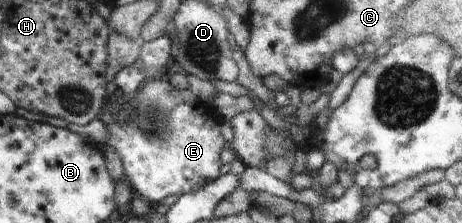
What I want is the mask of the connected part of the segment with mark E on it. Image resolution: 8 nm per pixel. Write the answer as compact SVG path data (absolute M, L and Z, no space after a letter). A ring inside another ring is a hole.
M198 101L178 103L163 118L166 141L160 141L158 133L150 137L144 135L144 131L136 125L136 113L132 109L124 122L106 125L109 136L105 145L119 156L124 179L134 195L156 206L167 197L188 195L222 176L220 154L228 144L220 132L221 122L222 118L215 111Z

